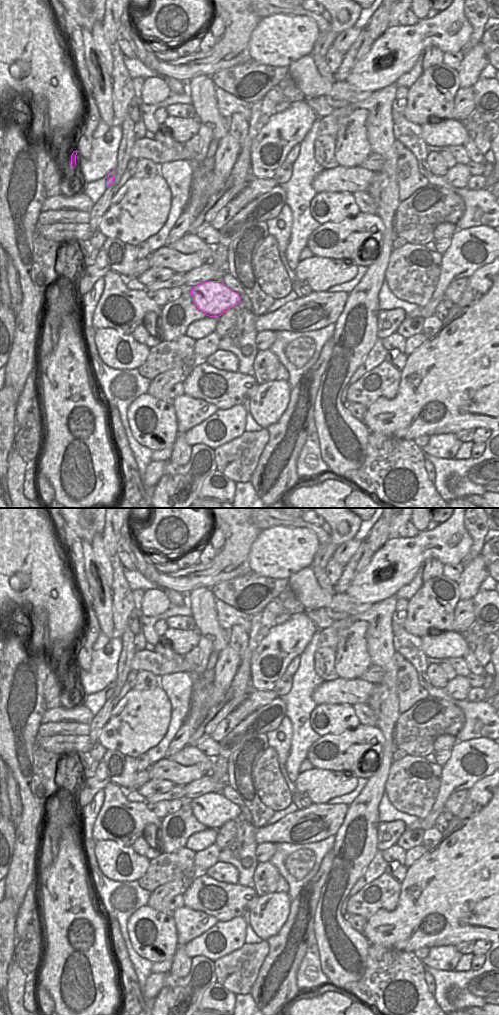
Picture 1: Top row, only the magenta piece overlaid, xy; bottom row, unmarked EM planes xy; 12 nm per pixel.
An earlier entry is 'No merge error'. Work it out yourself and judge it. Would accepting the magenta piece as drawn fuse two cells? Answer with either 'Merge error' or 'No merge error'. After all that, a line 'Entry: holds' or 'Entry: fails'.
No merge error.
Entry: holds

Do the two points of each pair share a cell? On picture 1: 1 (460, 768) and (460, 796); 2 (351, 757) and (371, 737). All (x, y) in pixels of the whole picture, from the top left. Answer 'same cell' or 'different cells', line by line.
1: different cells
2: same cell

